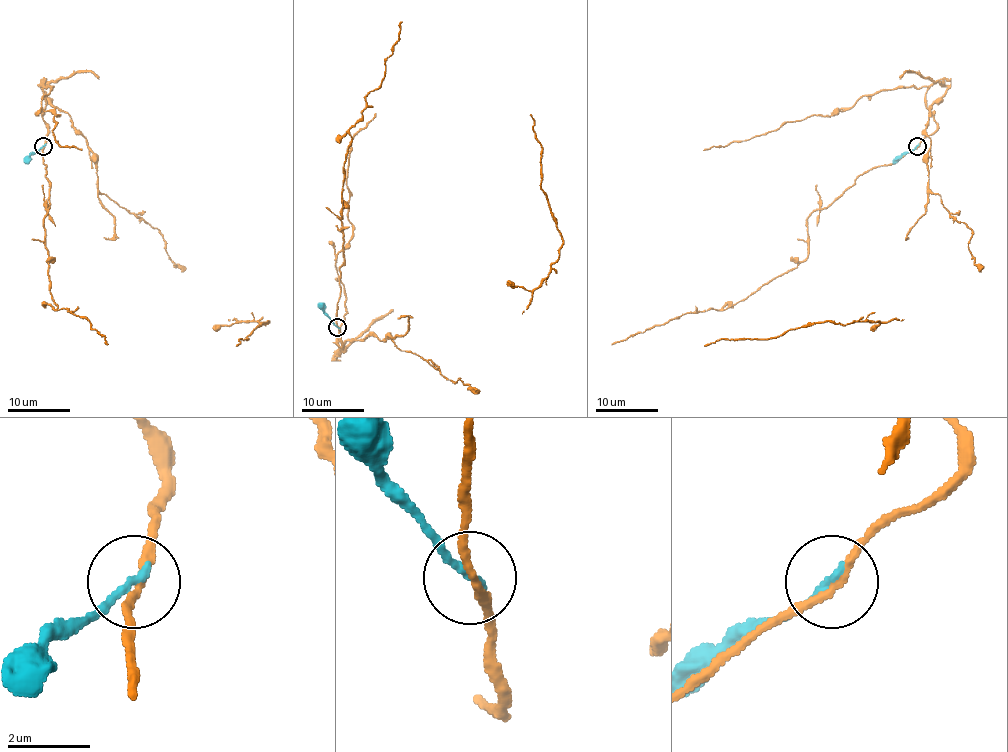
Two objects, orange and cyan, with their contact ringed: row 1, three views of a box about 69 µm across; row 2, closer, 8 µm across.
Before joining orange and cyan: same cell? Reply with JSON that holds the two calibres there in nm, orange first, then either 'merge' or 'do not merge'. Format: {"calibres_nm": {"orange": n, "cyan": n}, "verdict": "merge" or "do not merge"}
{"calibres_nm": {"orange": 180, "cyan": 240}, "verdict": "do not merge"}

